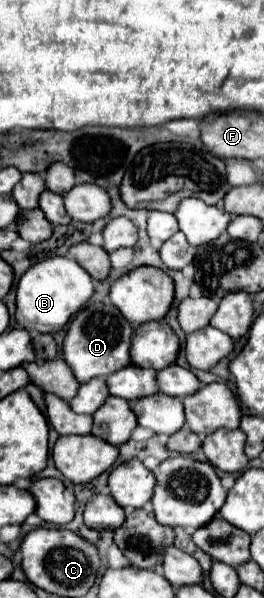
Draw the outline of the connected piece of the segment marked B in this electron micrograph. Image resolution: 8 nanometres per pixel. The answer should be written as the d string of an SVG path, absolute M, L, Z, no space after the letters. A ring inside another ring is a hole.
M56 256L34 264L18 282L16 290L16 322L32 334L54 334L62 330L70 318L94 294L92 276L74 262L74 258Z

